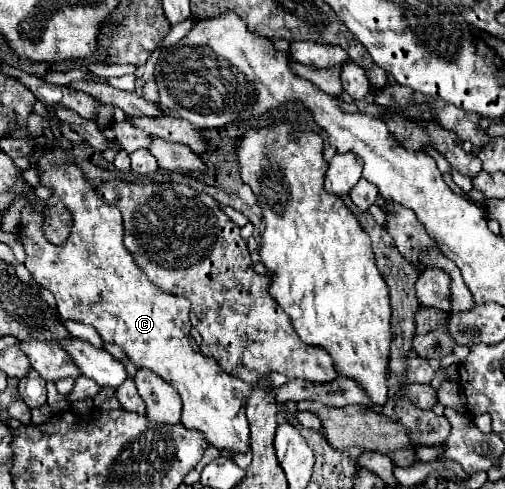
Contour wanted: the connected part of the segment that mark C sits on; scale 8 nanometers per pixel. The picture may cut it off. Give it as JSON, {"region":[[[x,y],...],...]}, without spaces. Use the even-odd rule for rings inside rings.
{"region":[[[31,148],[27,158],[33,162],[35,154],[37,162],[31,164],[31,168],[39,172],[41,186],[53,192],[45,206],[65,204],[73,216],[73,226],[69,238],[55,246],[45,240],[43,234],[45,214],[27,204],[21,210],[19,236],[27,252],[27,270],[37,284],[55,296],[61,318],[93,326],[103,342],[121,346],[137,368],[147,368],[169,382],[183,400],[181,424],[185,428],[203,432],[205,440],[219,450],[249,450],[249,424],[243,410],[253,386],[223,372],[221,366],[215,364],[217,360],[201,356],[191,338],[189,300],[159,290],[147,280],[141,268],[137,268],[137,262],[129,256],[129,250],[123,244],[125,230],[121,212],[113,210],[113,206],[97,196],[95,186],[85,178],[67,148]]]}

